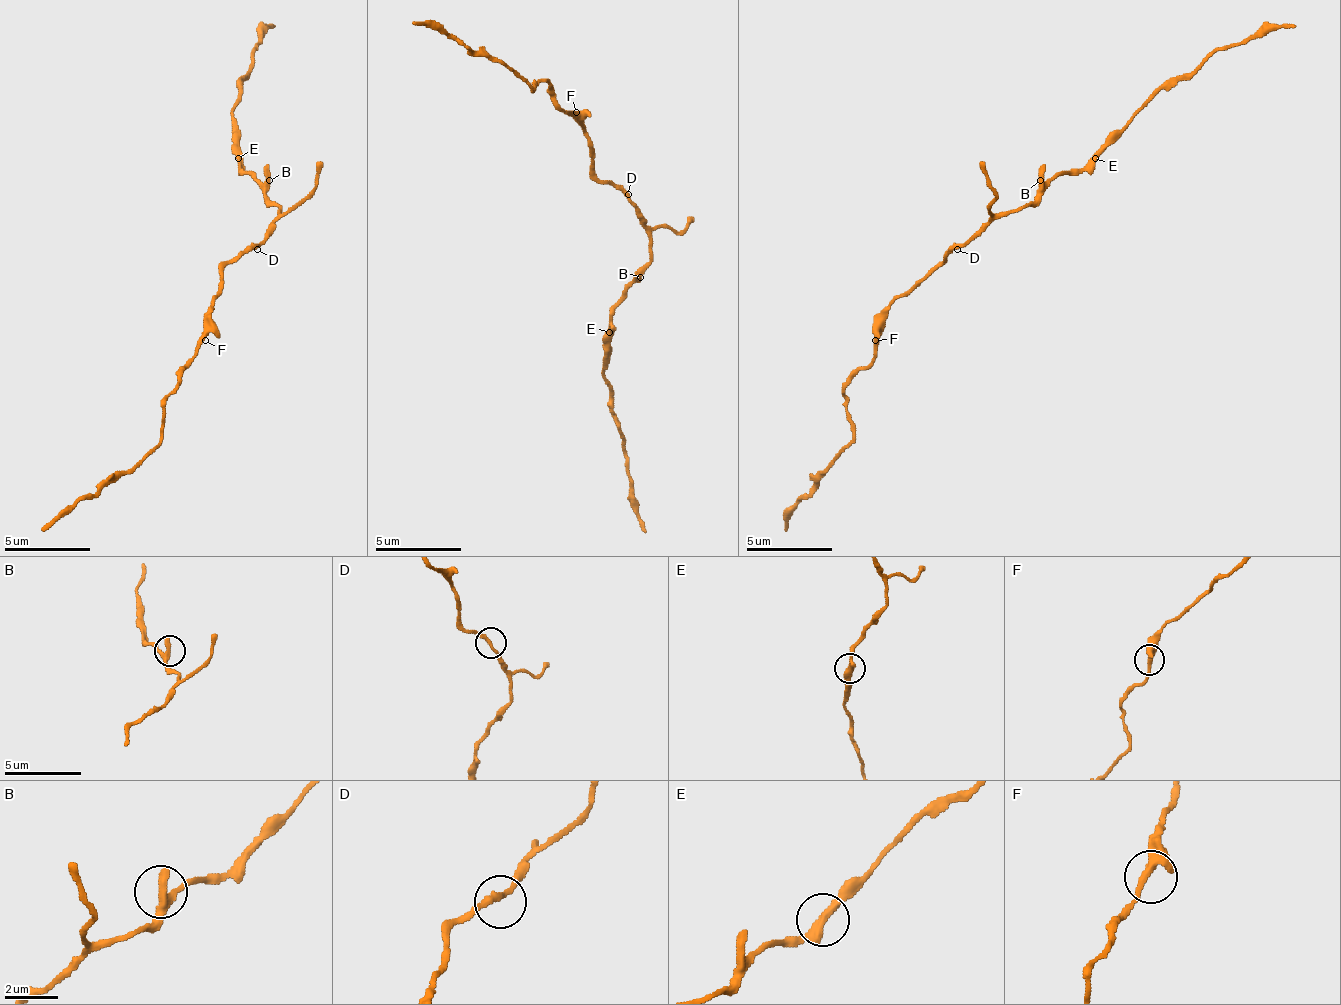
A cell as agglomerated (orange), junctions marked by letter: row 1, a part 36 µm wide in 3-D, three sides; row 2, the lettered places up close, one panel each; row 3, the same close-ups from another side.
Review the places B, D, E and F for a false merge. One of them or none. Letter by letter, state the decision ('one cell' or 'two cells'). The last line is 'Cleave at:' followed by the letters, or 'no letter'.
B: one cell
D: one cell
E: one cell
F: one cell
Cleave at: no letter

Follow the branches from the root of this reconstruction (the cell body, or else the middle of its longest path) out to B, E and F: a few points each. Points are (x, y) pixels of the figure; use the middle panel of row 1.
B: (623, 194), (649, 233), (649, 259), (636, 272), (640, 277)
E: (623, 194), (649, 233), (649, 264), (623, 294), (610, 320), (610, 333)
F: (623, 194), (593, 173), (593, 147), (576, 112)

